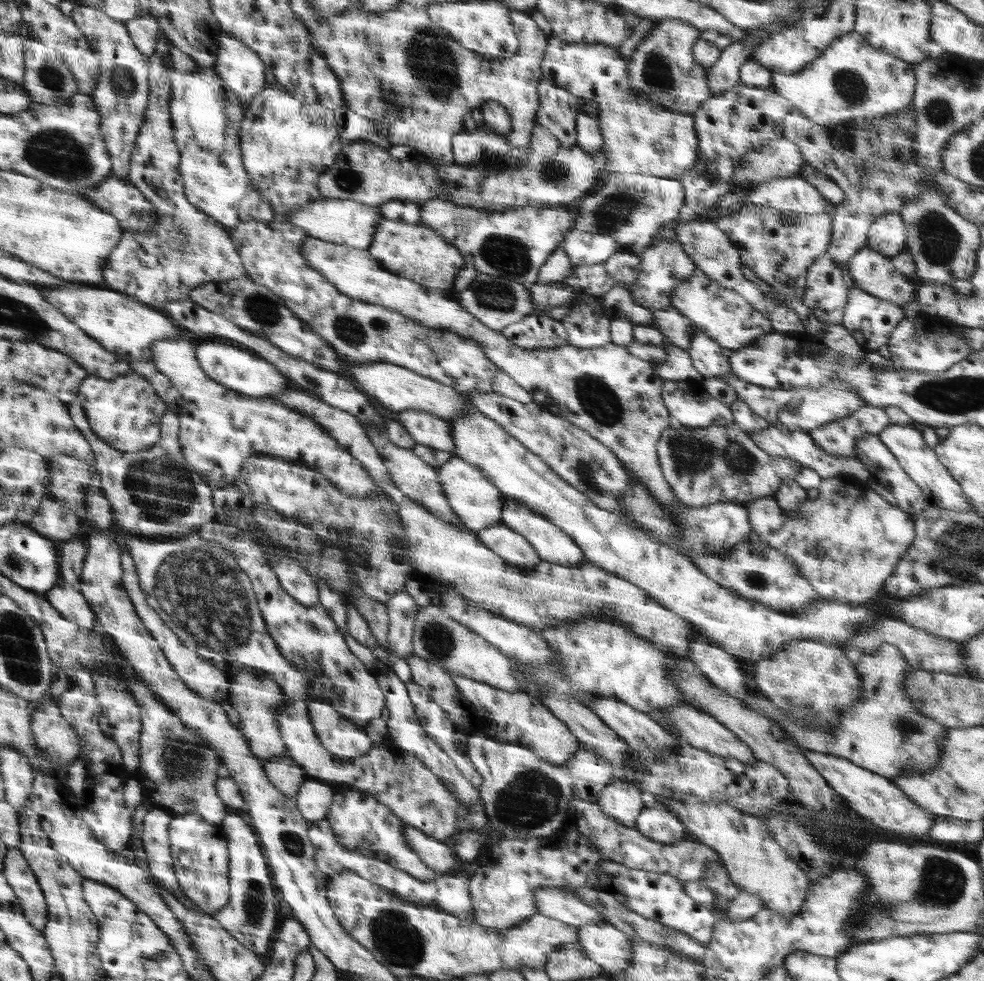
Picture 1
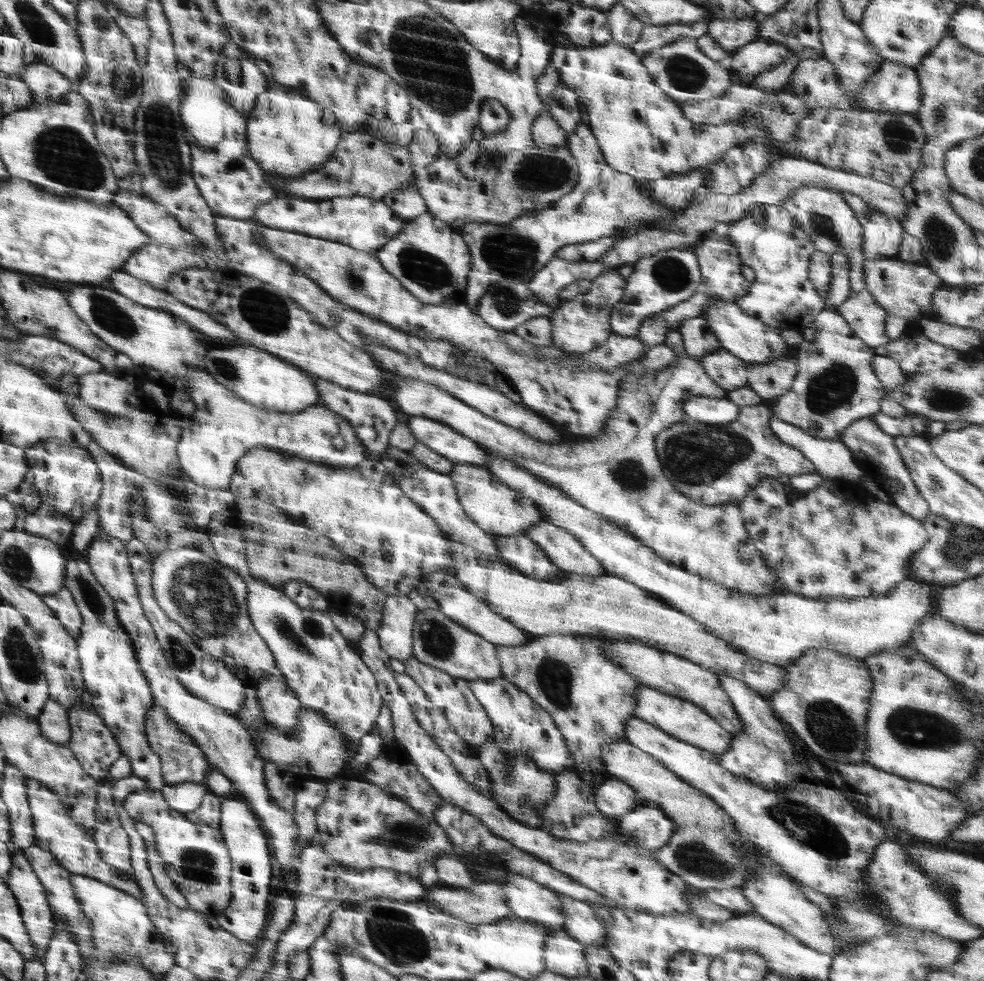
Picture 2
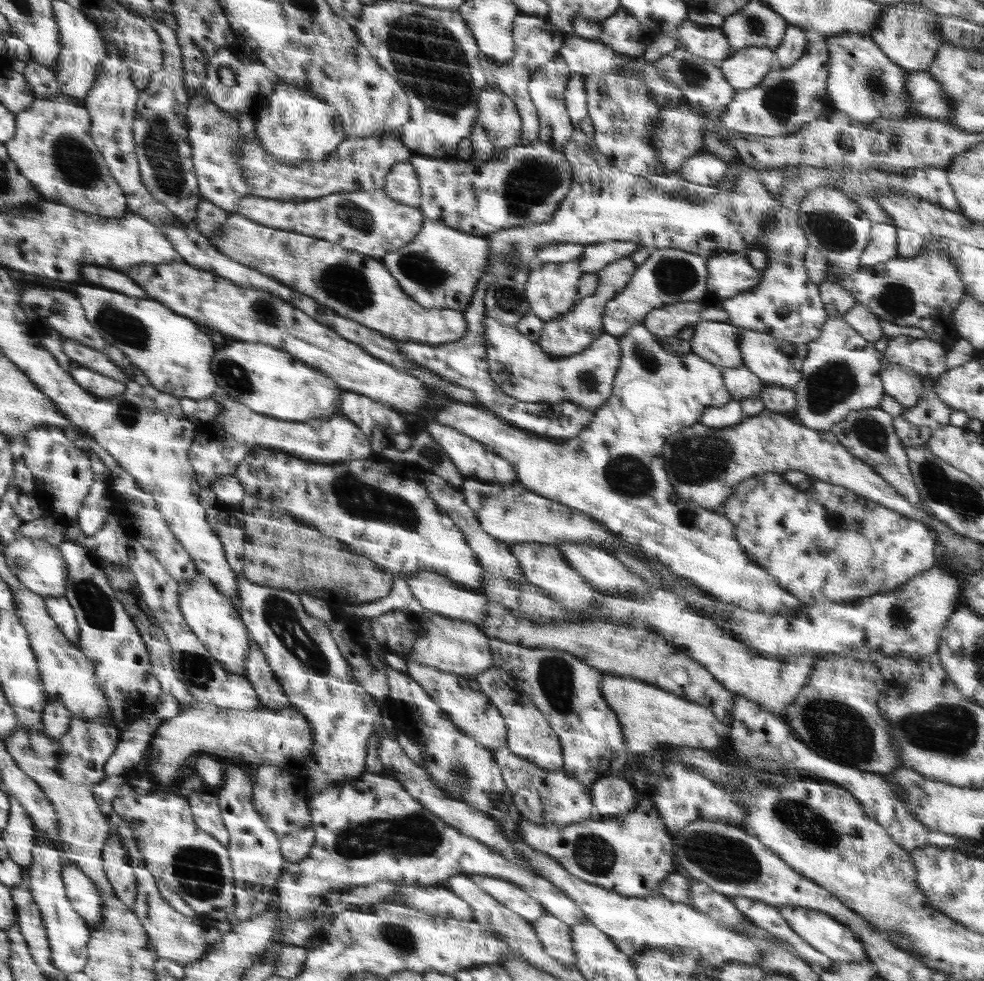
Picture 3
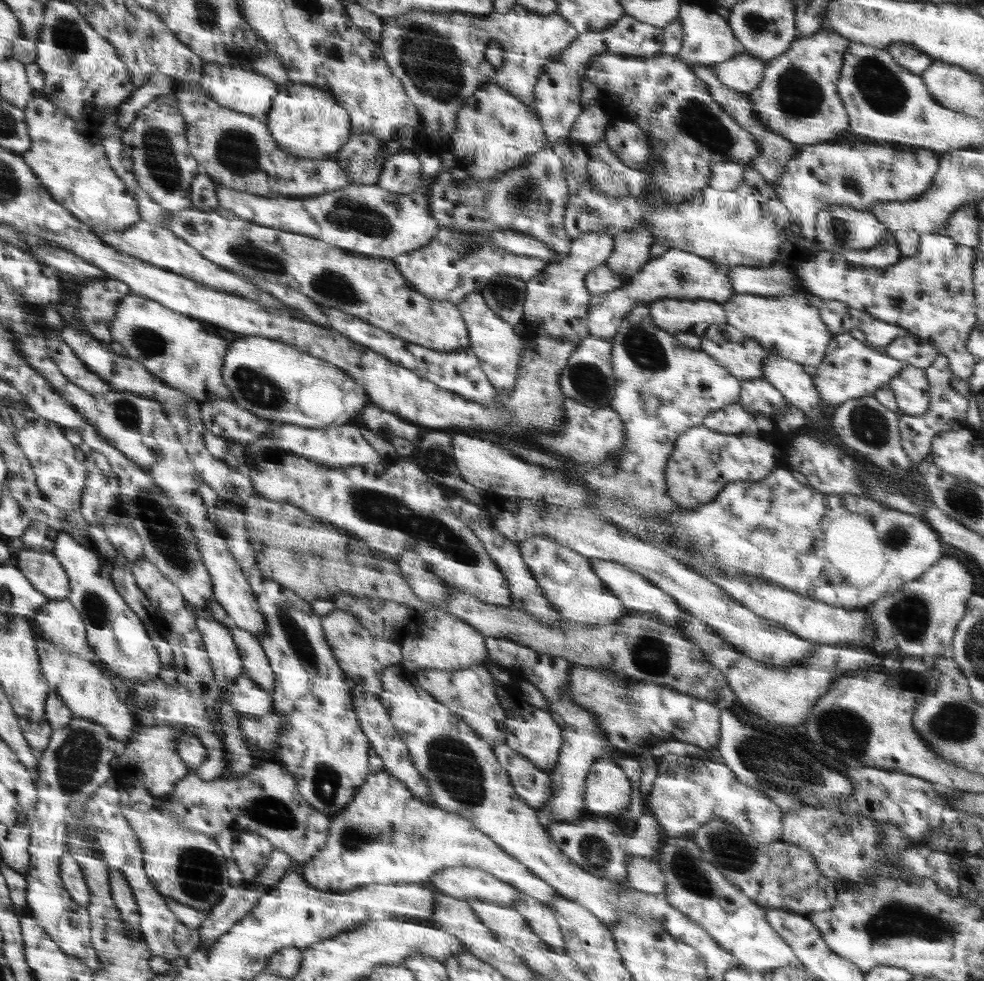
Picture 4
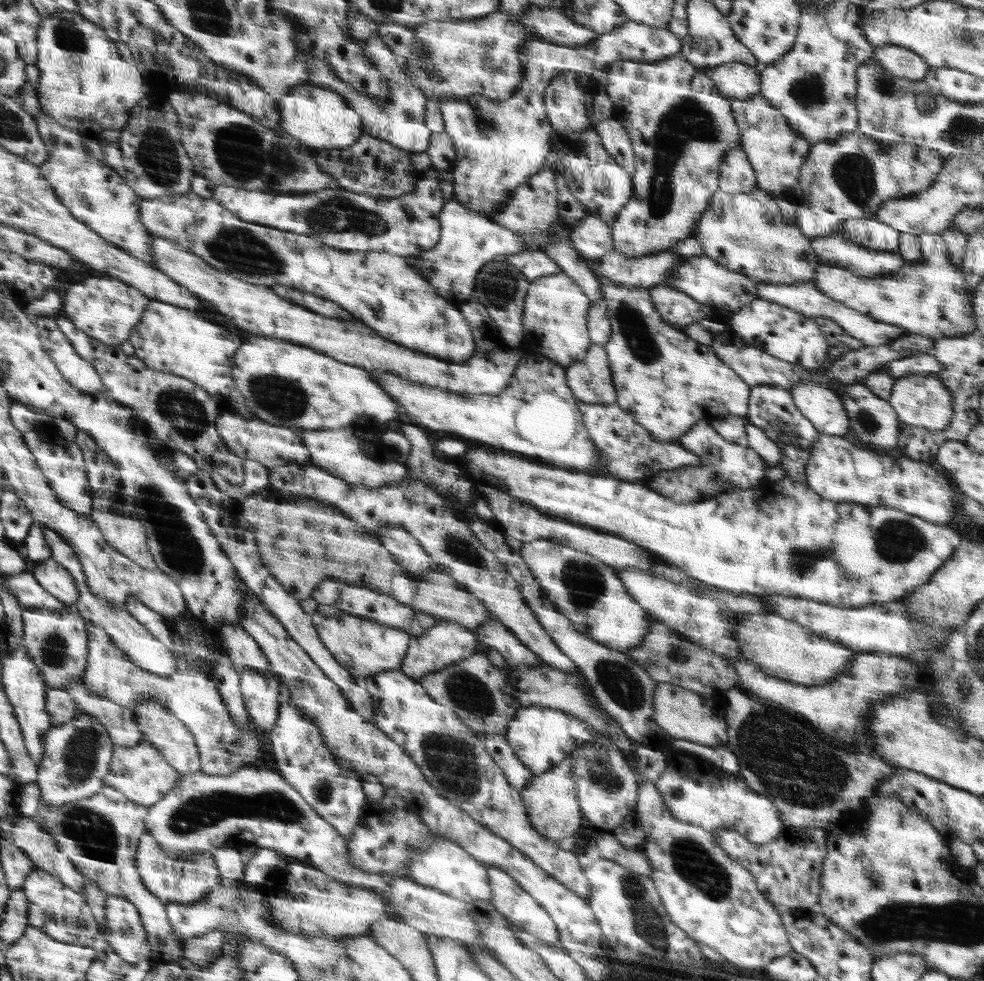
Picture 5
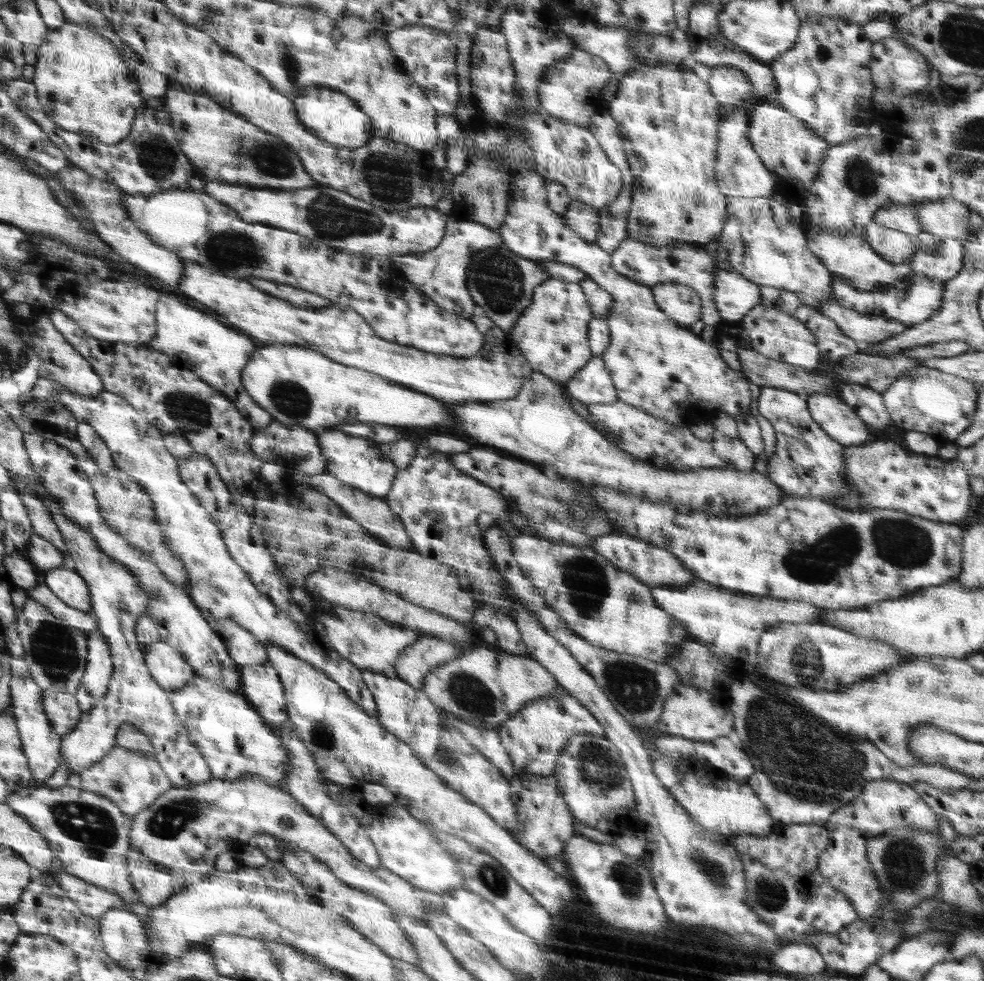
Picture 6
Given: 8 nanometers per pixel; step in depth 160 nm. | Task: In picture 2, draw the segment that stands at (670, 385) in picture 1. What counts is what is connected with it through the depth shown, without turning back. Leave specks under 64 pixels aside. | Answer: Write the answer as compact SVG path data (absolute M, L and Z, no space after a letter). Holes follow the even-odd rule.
M702 395L690 396L684 404L689 421L711 424L732 422L740 409L738 404L728 398L710 398Z

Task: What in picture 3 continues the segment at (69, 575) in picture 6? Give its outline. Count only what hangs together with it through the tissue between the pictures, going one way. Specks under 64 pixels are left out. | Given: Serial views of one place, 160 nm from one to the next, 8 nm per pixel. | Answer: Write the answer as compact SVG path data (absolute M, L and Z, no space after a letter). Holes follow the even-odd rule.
M18 537L6 544L6 563L14 576L32 592L43 597L60 597L68 584L68 564L56 546L37 538Z

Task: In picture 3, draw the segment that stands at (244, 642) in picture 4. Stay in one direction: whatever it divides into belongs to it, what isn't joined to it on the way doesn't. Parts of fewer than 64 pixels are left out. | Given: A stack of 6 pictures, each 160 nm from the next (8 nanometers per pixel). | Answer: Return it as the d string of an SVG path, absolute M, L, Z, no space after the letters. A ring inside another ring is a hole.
M254 645L247 654L246 673L244 676L253 683L254 690L260 698L260 708L282 710L290 706L281 683L278 682L276 672L269 665L263 651Z

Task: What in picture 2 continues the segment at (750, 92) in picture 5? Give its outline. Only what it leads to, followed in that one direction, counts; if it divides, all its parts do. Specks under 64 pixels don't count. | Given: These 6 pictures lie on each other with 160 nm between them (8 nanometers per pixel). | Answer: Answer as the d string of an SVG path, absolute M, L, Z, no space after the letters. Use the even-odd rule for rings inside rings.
M758 40L734 52L730 52L729 56L726 59L720 60L719 63L722 68L729 72L731 84L756 87L756 85L754 85L756 76L762 74L762 72L774 69L774 67L781 64L786 57L790 57L790 52L786 46L778 44L778 41Z

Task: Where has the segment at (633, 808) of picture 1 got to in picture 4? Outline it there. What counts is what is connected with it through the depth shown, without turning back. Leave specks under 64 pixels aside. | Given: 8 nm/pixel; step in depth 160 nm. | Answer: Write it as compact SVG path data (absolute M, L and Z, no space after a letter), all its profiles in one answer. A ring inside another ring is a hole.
M599 758L587 778L586 806L591 816L614 814L630 804L632 786L611 758Z

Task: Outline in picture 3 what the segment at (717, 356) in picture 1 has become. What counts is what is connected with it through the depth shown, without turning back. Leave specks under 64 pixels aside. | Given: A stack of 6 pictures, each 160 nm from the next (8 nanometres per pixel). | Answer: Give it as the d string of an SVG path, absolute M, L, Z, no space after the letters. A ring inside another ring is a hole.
M746 365L734 368L721 367L724 384L737 401L742 399L759 399L765 382L758 378Z

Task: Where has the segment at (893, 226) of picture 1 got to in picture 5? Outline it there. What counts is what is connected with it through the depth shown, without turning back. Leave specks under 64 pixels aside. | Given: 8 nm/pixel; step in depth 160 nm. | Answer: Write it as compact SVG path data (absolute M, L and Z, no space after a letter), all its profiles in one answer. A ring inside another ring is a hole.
M842 234L811 239L820 265L845 268L863 277L884 277L902 268L905 260L897 251L879 251L854 244Z

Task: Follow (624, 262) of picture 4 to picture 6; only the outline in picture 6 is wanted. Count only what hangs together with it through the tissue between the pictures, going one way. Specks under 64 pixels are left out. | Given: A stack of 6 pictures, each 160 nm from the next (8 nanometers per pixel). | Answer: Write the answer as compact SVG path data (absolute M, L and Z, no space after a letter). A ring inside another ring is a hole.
M664 64L656 67L646 68L642 65L640 70L630 70L626 78L620 80L617 86L615 97L609 102L608 111L612 118L618 123L618 132L622 137L622 147L624 148L626 158L630 163L631 173L634 176L634 188L631 194L632 202L629 208L627 220L627 236L636 238L640 242L654 245L675 246L678 244L706 244L716 240L722 230L722 225L726 220L727 196L721 193L715 178L716 163L716 143L718 143L718 127L721 121L723 105L712 95L706 82L700 80L691 70L686 70L682 65Z

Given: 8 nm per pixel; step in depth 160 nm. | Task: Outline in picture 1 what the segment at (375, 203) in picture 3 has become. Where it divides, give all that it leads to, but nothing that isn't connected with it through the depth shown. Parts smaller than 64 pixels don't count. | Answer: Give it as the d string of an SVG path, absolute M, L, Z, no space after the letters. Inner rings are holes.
M321 197L298 210L289 212L284 222L294 223L309 232L309 236L338 245L346 245L360 250L368 250L376 236L377 226L384 218L378 206L366 206L354 200L340 200Z

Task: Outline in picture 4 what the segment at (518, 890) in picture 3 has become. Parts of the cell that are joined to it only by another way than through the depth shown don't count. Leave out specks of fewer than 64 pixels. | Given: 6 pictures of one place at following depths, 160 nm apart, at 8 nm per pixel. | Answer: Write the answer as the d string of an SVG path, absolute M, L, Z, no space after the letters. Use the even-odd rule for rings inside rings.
M471 866L439 870L435 876L431 876L430 882L434 882L441 893L463 901L472 899L512 907L521 898L521 894L510 883Z

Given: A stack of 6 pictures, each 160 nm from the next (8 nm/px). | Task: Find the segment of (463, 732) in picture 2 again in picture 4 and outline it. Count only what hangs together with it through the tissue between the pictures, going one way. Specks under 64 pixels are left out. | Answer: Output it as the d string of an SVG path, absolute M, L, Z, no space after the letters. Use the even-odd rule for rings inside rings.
M486 664L471 666L464 670L422 669L417 671L418 684L425 688L438 702L445 704L454 713L461 715L486 742L496 746L507 742L508 712L497 698L498 682L492 677Z

